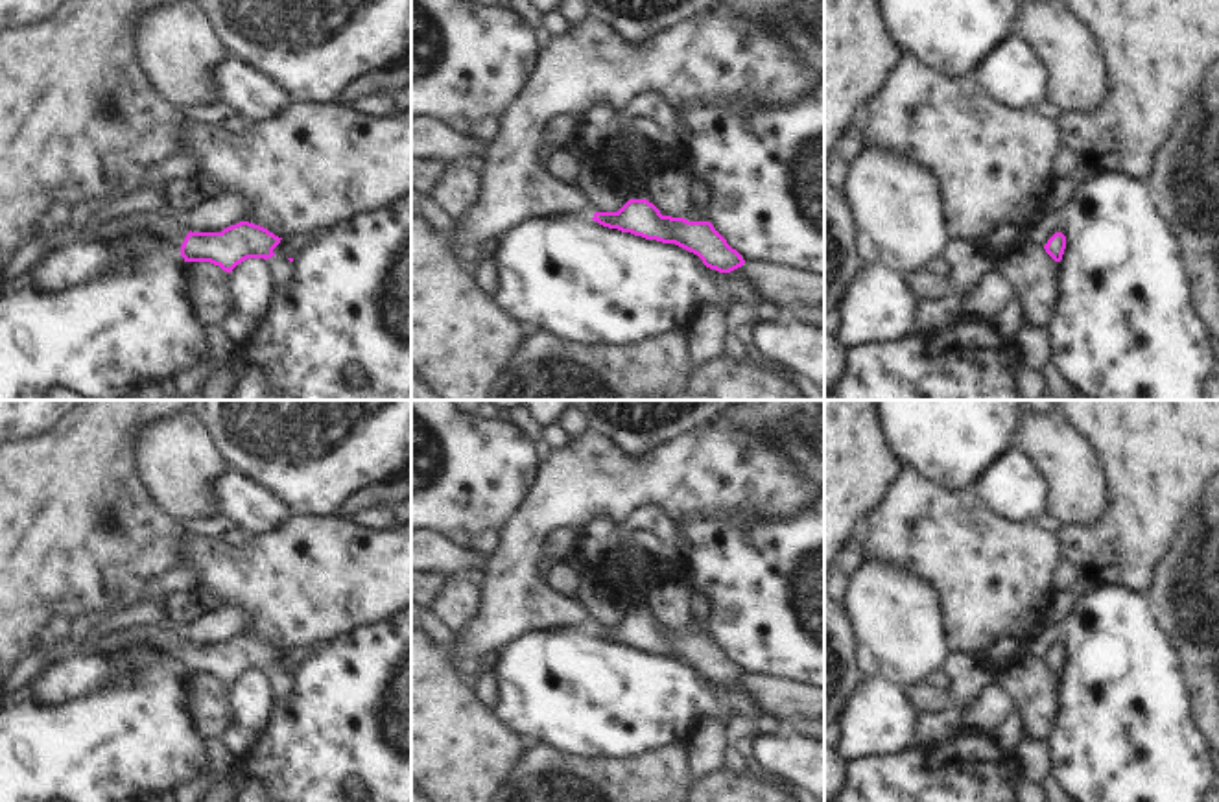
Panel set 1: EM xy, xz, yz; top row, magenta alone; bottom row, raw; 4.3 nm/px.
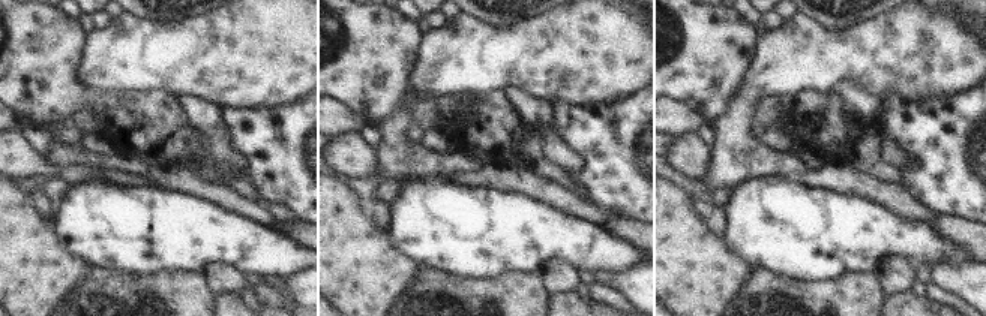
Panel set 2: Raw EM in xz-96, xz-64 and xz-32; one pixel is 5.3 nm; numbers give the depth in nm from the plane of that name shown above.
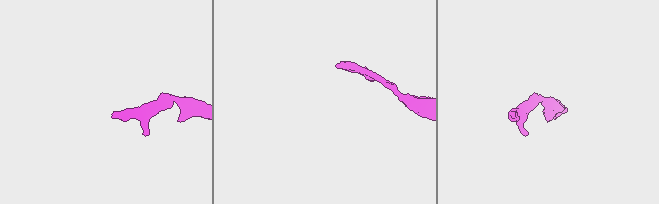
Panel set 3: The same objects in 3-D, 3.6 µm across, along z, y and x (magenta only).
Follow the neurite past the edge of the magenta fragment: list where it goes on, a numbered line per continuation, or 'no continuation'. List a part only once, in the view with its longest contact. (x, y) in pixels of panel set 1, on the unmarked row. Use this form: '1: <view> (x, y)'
1: xy (170, 644)

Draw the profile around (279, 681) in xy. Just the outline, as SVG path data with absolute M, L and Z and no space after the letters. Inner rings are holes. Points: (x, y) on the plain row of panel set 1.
M275 667L267 671L266 678L267 678L267 688L271 691L273 702L284 701L293 688L293 675L290 675L284 669Z

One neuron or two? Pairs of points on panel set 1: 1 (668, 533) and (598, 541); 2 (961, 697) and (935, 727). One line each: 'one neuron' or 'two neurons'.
1: one neuron
2: one neuron

